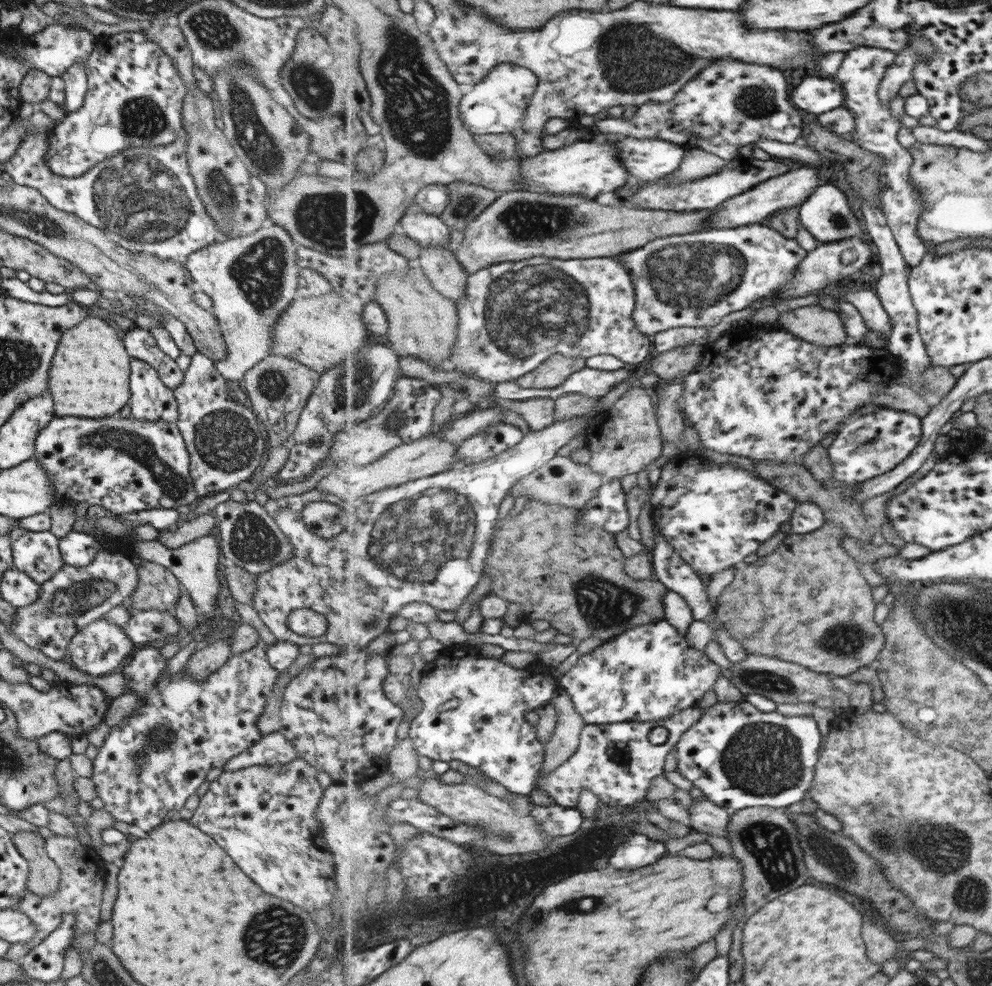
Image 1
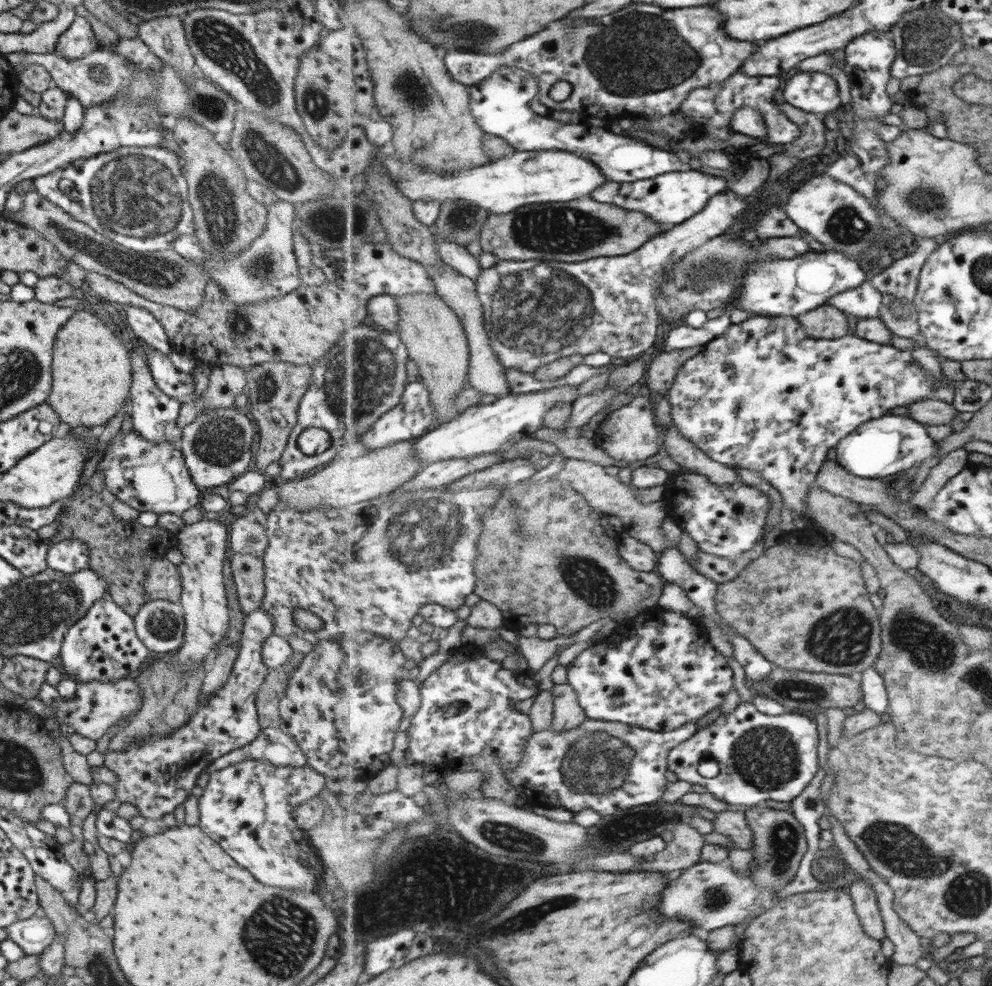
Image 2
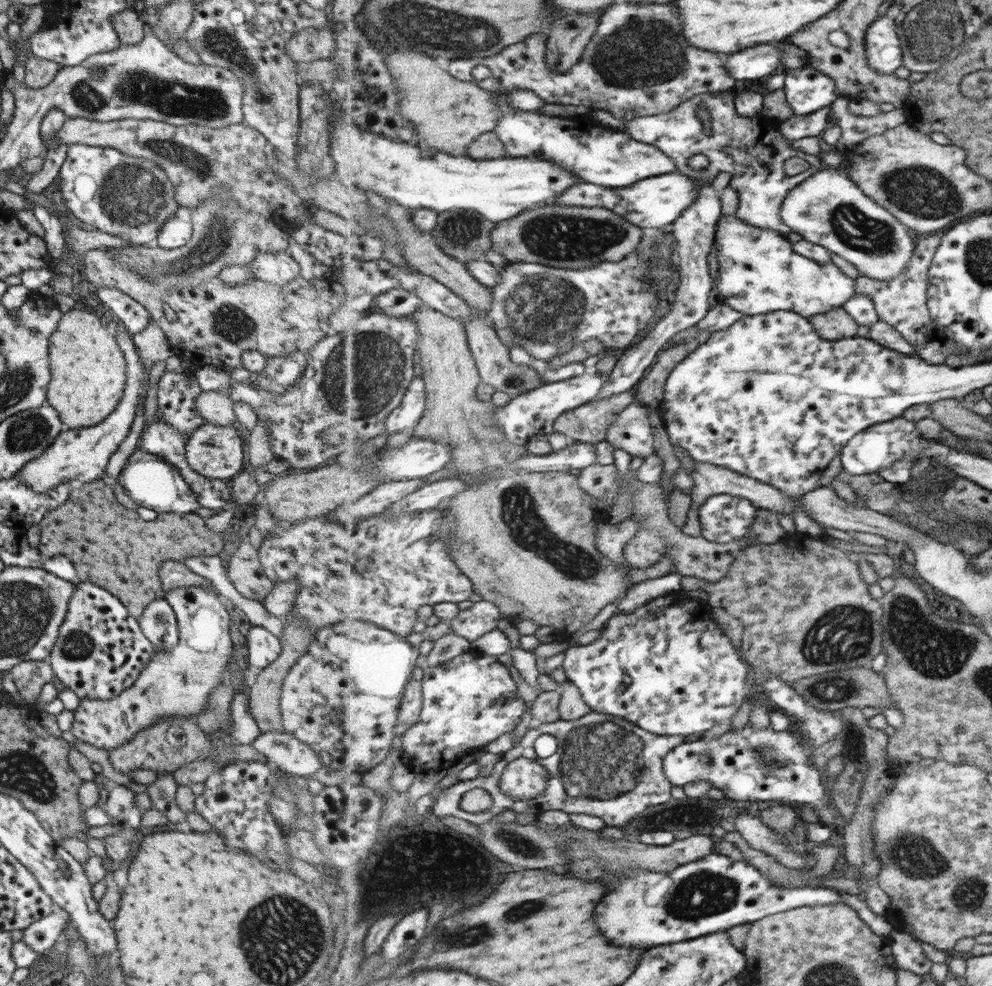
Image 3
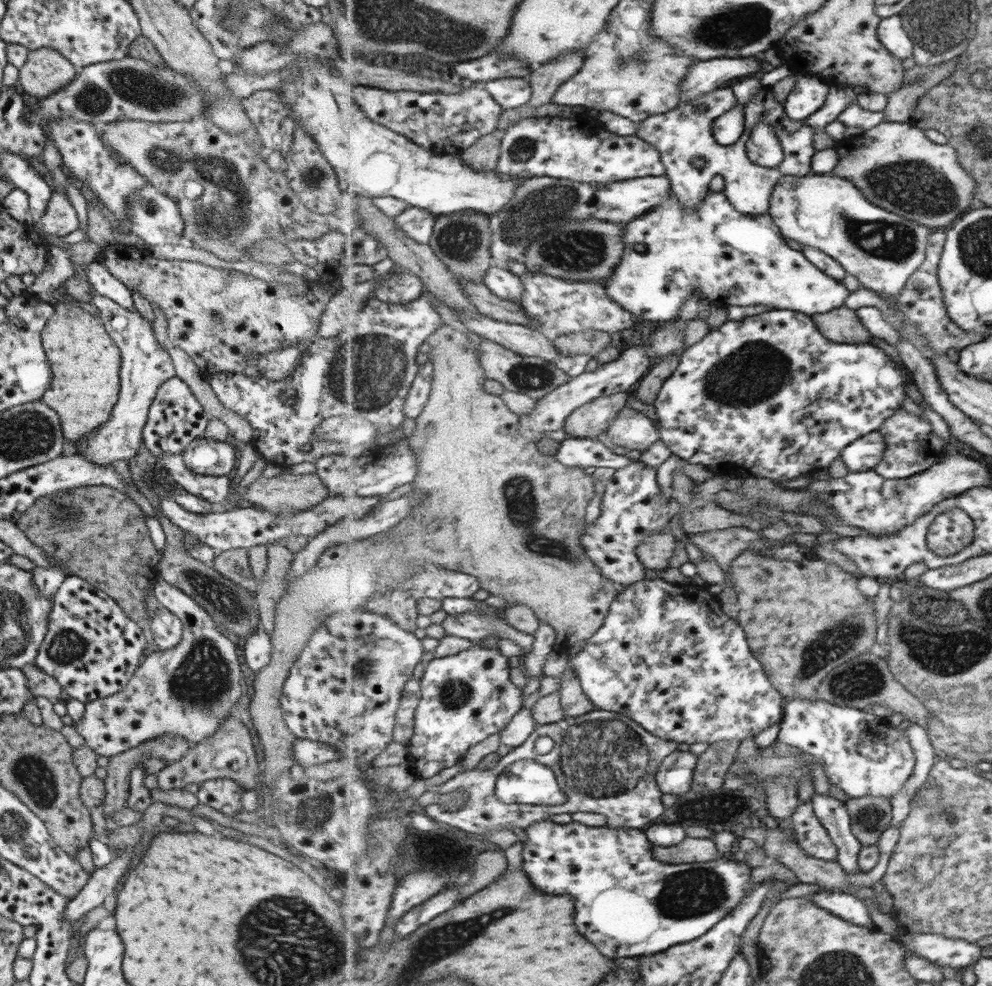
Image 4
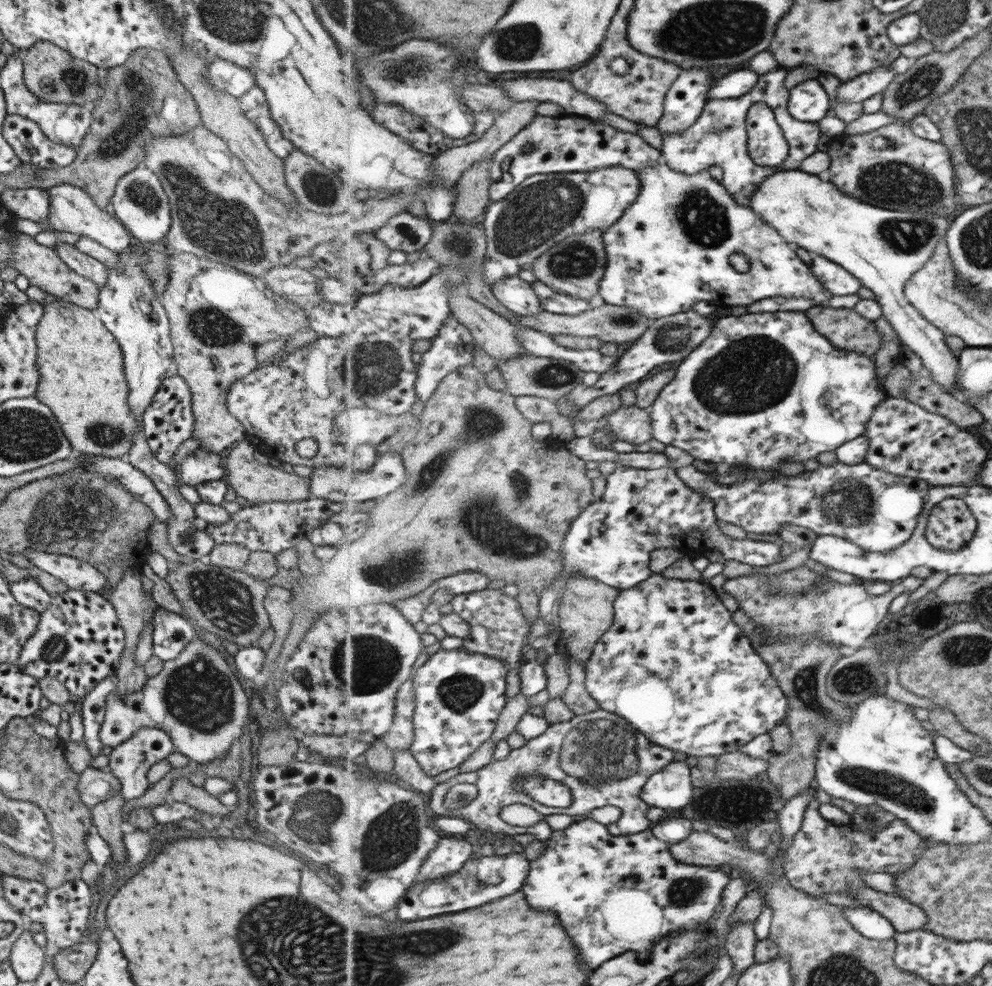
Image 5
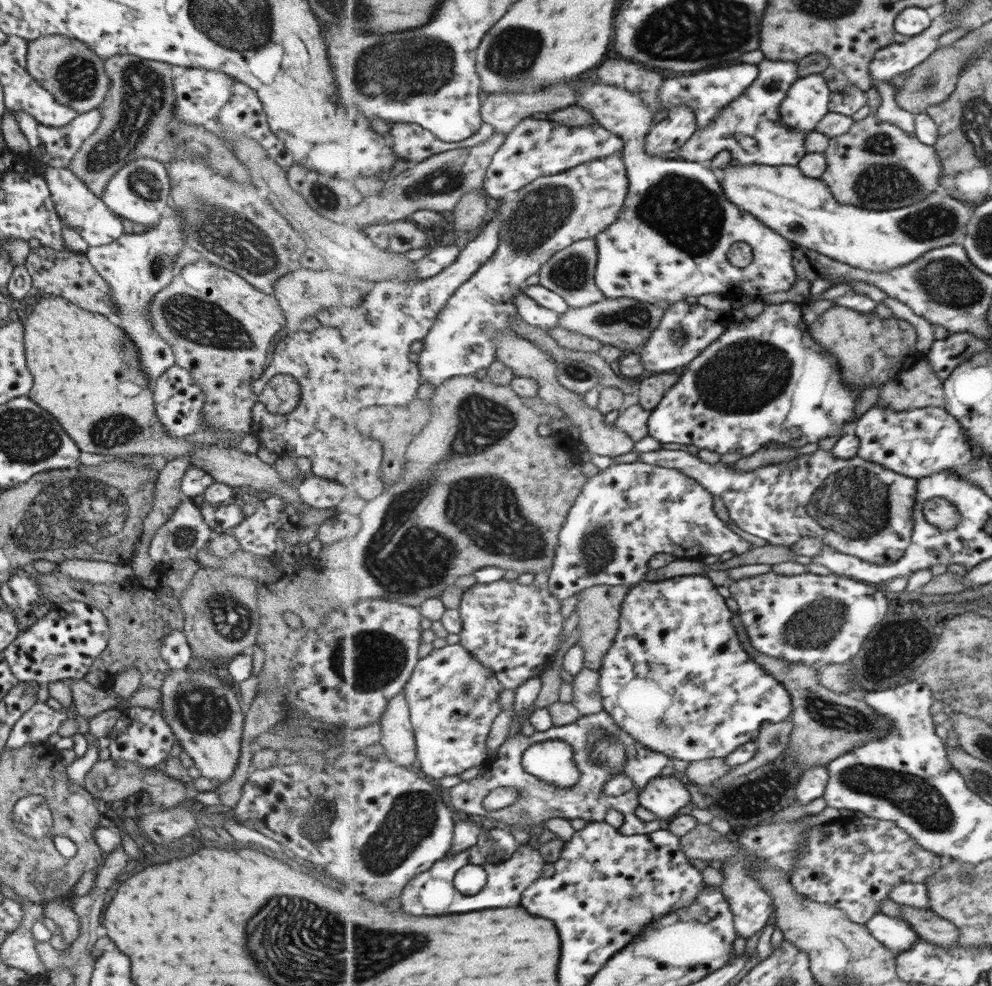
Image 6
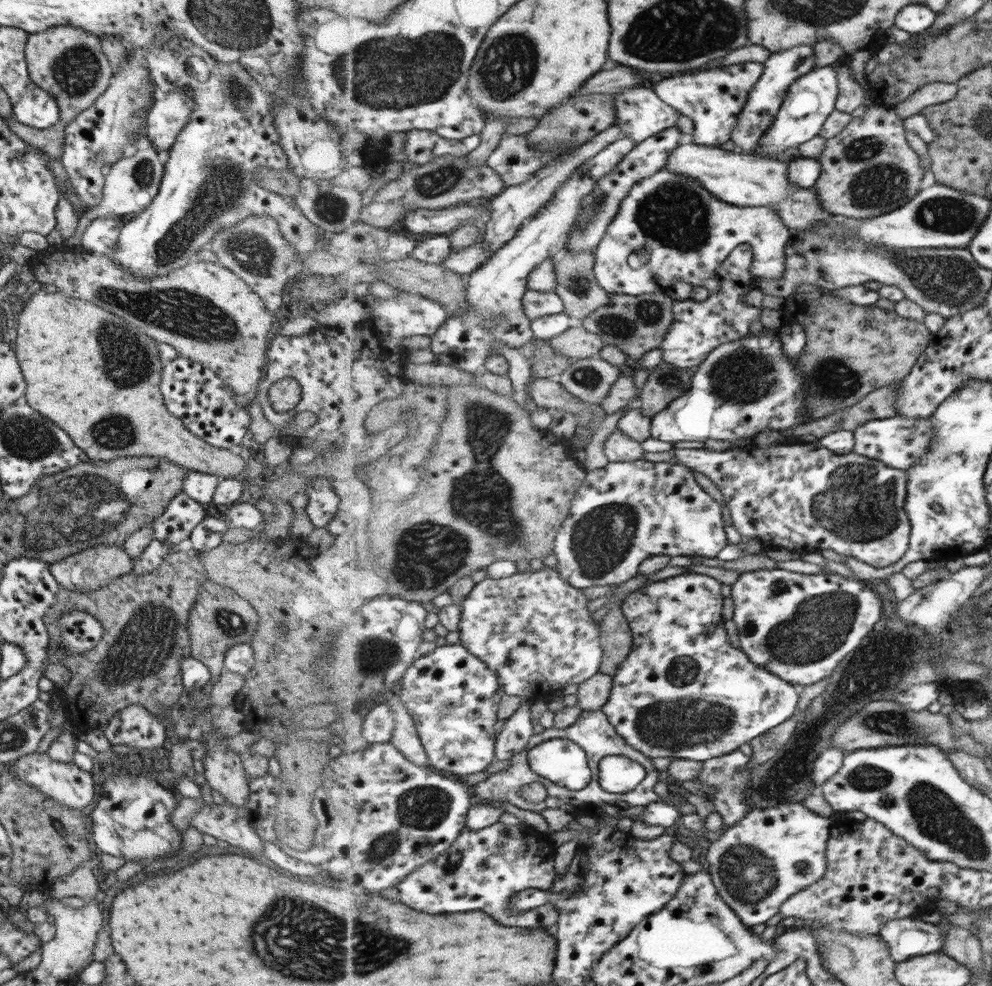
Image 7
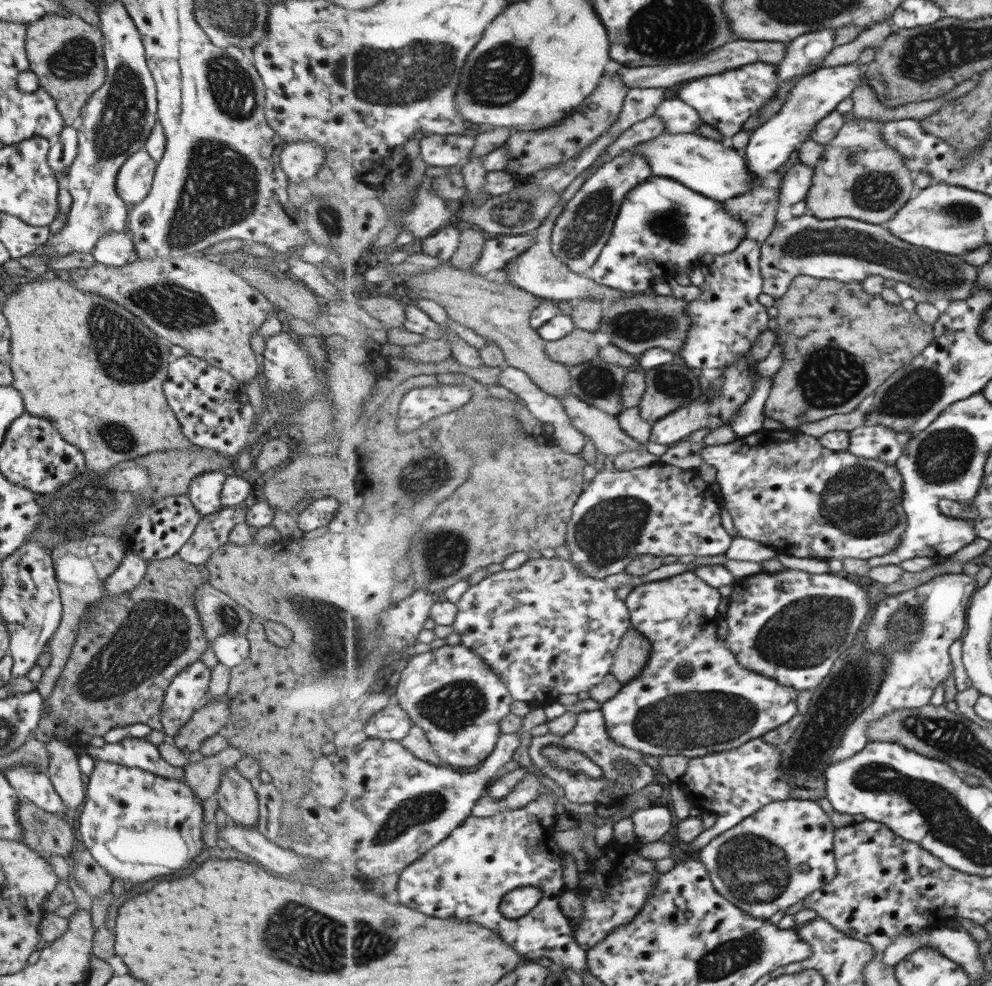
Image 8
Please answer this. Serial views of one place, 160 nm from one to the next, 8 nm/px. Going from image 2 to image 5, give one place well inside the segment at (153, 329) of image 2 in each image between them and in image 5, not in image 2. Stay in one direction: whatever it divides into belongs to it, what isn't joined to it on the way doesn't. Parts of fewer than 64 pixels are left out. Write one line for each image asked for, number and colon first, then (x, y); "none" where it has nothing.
3: (133, 316)
4: (103, 283)
5: (81, 264)

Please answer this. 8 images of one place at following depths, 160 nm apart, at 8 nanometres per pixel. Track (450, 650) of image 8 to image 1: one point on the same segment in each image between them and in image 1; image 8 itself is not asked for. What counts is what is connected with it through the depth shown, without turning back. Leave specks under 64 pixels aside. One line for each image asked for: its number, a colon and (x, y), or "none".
1: (487, 730)
2: (468, 710)
3: (470, 701)
4: (466, 698)
5: (461, 695)
6: (454, 697)
7: (452, 694)

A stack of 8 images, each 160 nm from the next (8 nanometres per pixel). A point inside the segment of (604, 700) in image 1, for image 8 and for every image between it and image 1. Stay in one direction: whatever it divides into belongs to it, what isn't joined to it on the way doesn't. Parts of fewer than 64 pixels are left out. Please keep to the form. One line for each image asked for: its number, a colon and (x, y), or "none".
2: (657, 669)
3: (667, 667)
4: (667, 657)
5: (675, 664)
6: (678, 680)
7: (684, 692)
8: (694, 698)

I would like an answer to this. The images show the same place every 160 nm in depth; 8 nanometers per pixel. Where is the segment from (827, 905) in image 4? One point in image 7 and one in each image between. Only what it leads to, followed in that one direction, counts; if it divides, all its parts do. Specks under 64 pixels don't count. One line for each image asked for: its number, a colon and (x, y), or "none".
5: (869, 922)
6: (894, 932)
7: (908, 937)

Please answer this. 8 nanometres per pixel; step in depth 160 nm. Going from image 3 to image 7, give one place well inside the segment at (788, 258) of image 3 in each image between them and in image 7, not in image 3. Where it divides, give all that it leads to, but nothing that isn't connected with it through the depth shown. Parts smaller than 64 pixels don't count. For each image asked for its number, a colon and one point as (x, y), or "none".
4: (734, 259)
5: (672, 248)
6: (672, 239)
7: (670, 228)

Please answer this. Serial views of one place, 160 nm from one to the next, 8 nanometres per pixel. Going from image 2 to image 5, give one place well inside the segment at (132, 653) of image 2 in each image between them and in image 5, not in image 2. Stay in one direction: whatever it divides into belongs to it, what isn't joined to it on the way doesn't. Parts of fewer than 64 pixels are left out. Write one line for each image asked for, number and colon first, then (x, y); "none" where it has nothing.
3: (99, 650)
4: (91, 649)
5: (78, 639)

